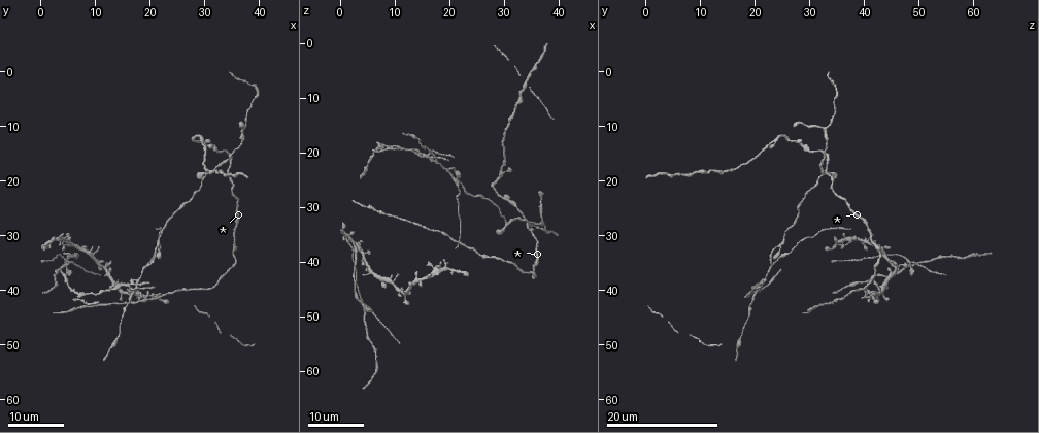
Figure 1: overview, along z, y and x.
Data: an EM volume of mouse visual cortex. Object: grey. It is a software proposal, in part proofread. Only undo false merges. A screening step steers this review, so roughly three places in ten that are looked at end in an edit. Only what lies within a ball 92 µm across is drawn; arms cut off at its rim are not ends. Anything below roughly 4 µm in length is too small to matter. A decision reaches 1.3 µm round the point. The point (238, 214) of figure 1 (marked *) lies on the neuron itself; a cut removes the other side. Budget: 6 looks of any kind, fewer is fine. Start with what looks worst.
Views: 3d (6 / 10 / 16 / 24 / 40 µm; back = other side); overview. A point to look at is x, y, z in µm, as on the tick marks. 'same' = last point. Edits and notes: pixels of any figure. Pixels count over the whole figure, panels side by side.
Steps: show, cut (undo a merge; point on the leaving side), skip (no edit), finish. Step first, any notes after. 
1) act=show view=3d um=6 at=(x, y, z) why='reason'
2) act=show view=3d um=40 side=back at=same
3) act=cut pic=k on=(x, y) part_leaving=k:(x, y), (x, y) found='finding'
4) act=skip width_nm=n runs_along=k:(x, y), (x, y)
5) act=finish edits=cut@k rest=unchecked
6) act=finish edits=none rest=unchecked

act=show view=3d um=16 at=(34.5, 15.5, 33.0) why='arms run side by side'

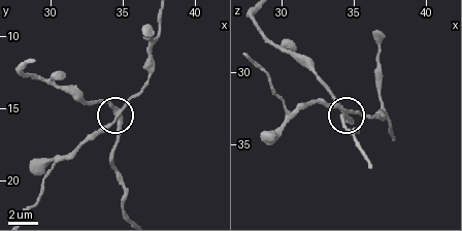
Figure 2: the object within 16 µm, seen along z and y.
act=show view=3d um=10 at=(34.6, 15.8, 32.6)

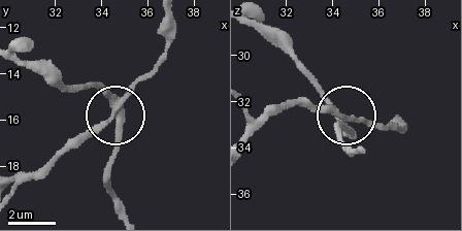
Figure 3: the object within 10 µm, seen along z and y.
act=skip found='one neuron here'

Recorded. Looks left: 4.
act=show view=3d um=24 at=(4.5, 36.0, 48.5) why='four or more arms meet'

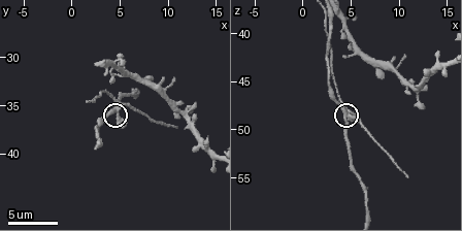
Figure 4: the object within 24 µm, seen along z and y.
act=show view=3d um=6 at=(4.2, 35.4, 48.2)

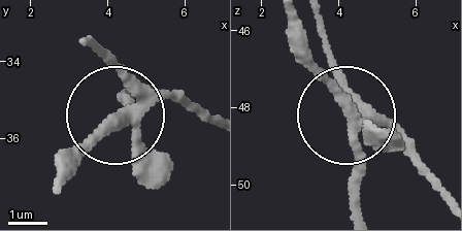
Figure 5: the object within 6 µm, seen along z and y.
act=cut pic=5 on=(138, 164) part_leaving=5:(140, 104), (91, 38) found='a second neuron is stuck on'

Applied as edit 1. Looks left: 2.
act=finish edits=cut@5 rest=unchecked

